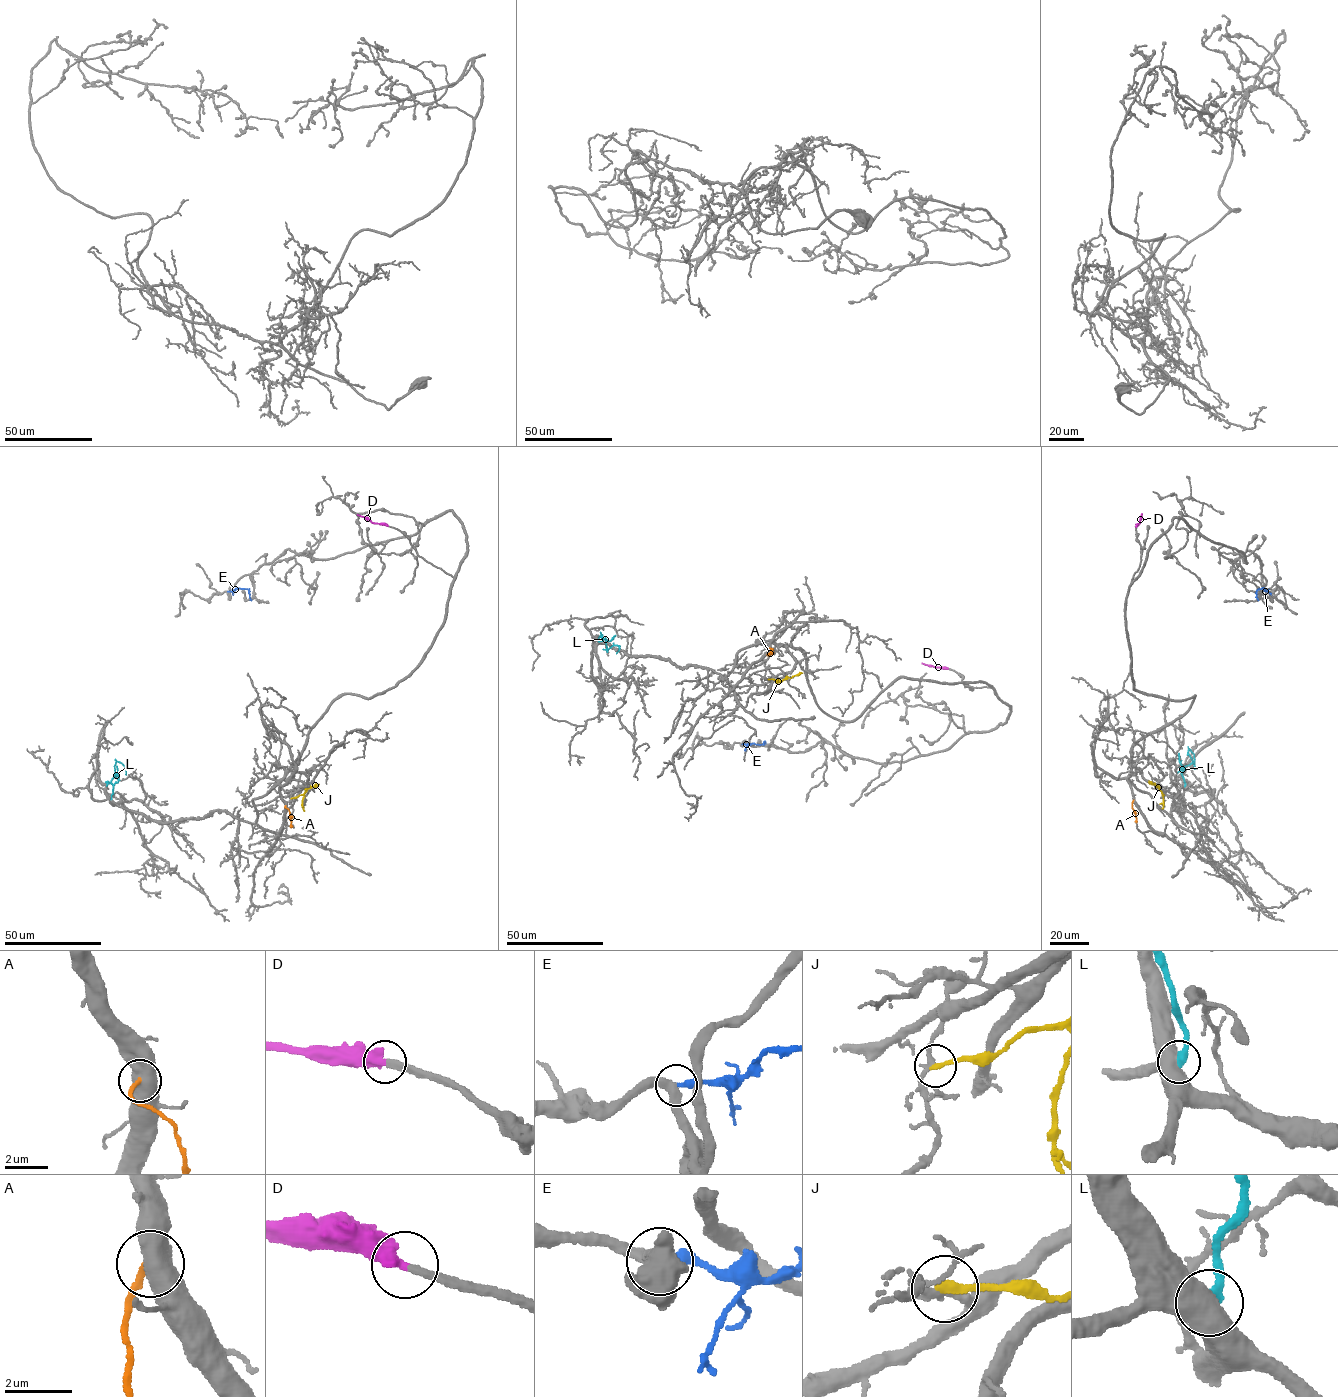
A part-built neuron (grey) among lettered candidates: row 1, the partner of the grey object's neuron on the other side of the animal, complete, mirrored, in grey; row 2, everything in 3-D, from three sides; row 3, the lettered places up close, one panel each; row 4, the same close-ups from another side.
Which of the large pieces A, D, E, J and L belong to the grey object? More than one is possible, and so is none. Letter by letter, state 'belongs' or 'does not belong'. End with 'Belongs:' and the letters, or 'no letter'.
A: does not belong
D: belongs
E: does not belong
J: does not belong
L: does not belong
Belongs: D

